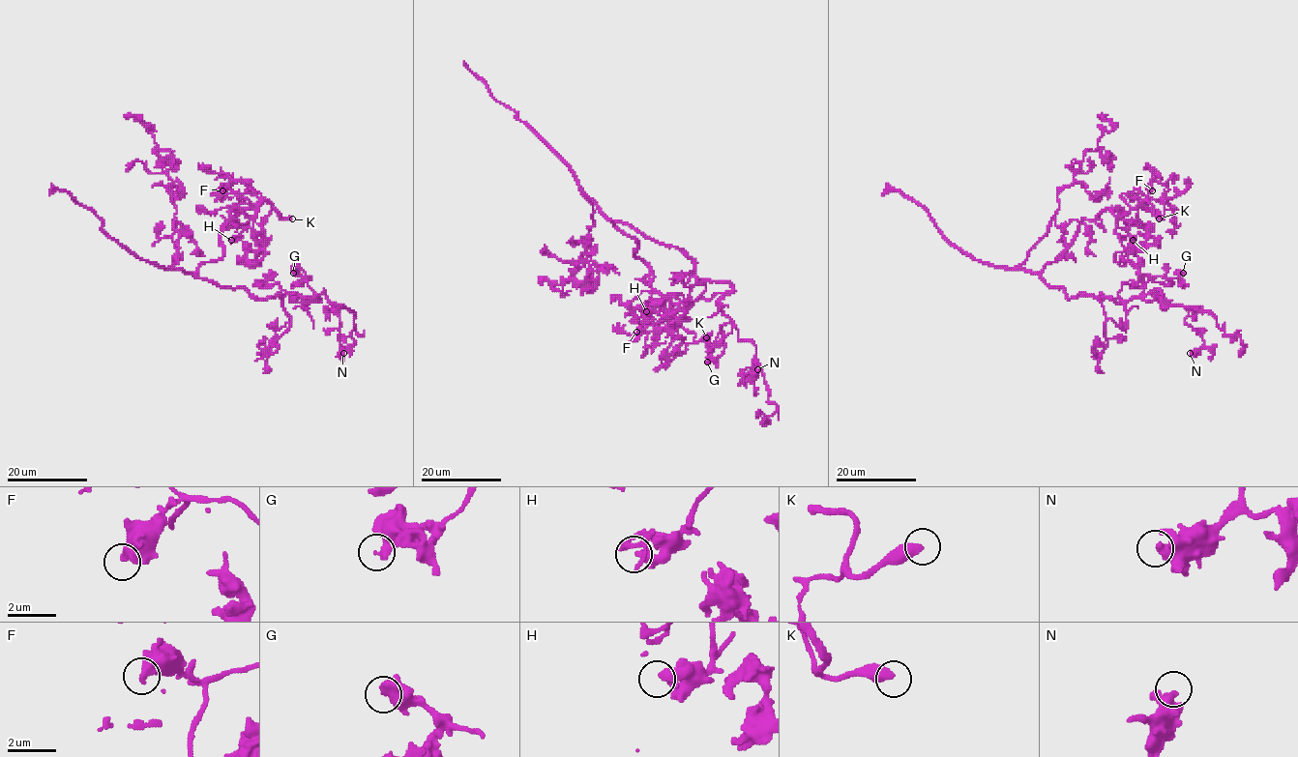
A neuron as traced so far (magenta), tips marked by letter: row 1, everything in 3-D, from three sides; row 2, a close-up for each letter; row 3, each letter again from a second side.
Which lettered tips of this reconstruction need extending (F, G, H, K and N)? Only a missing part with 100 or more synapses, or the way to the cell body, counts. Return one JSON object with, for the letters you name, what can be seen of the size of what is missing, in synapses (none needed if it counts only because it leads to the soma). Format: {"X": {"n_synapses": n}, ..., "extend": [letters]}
{"K": {"n_synapses": 170}, "extend": ["K"]}

